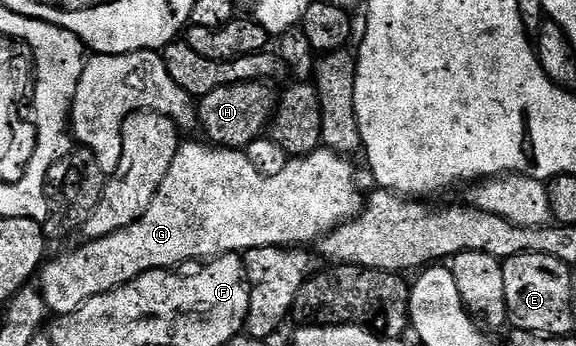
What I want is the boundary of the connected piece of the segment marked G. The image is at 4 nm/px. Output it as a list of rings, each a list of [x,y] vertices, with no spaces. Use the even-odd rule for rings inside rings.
[[[188,140],[181,141],[180,147],[178,148],[178,152],[174,156],[174,164],[170,164],[170,172],[166,172],[166,180],[162,180],[162,188],[158,188],[158,192],[154,196],[154,200],[150,200],[150,208],[146,208],[146,212],[143,216],[141,216],[134,224],[130,224],[125,230],[119,230],[118,232],[114,232],[110,236],[106,236],[105,238],[94,238],[88,241],[85,241],[83,244],[85,246],[80,246],[77,250],[68,250],[65,254],[60,254],[56,259],[51,262],[51,260],[45,261],[43,263],[42,269],[38,274],[38,289],[42,297],[44,297],[44,302],[47,304],[49,311],[53,315],[59,316],[62,314],[69,314],[70,312],[74,312],[78,307],[82,304],[86,304],[86,300],[90,300],[96,296],[102,296],[106,292],[110,292],[111,290],[116,290],[120,286],[125,286],[126,283],[134,281],[134,279],[140,275],[145,274],[146,272],[150,272],[151,270],[167,270],[169,268],[179,268],[185,264],[196,264],[201,260],[211,260],[214,258],[220,258],[224,254],[240,254],[241,252],[247,252],[249,250],[253,250],[254,248],[262,248],[263,246],[283,246],[285,248],[296,248],[301,244],[308,244],[304,242],[312,242],[312,244],[319,243],[320,239],[324,237],[324,235],[328,234],[332,230],[337,230],[340,225],[344,222],[349,222],[351,218],[357,218],[360,214],[360,211],[364,208],[364,203],[366,201],[365,195],[362,193],[359,194],[356,191],[356,174],[352,171],[352,166],[347,157],[343,154],[336,154],[333,150],[325,150],[323,148],[315,150],[313,154],[307,154],[304,158],[292,158],[286,164],[286,168],[283,172],[278,172],[278,176],[270,176],[267,178],[266,176],[262,176],[256,168],[254,168],[254,164],[250,164],[250,160],[248,159],[247,153],[244,150],[229,150],[223,146],[217,146],[215,144],[205,144],[203,141],[200,142],[188,142]]]

